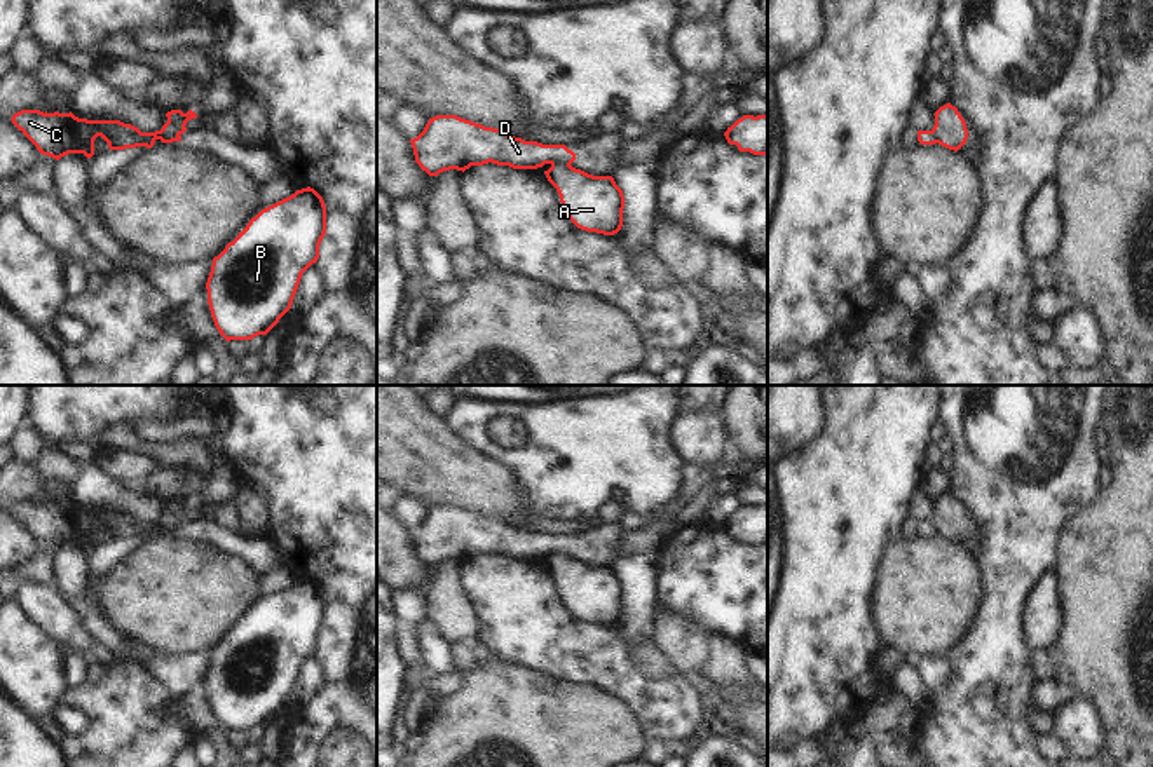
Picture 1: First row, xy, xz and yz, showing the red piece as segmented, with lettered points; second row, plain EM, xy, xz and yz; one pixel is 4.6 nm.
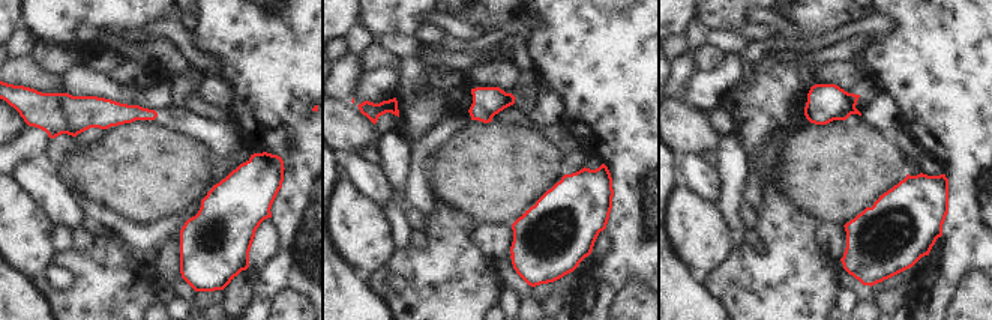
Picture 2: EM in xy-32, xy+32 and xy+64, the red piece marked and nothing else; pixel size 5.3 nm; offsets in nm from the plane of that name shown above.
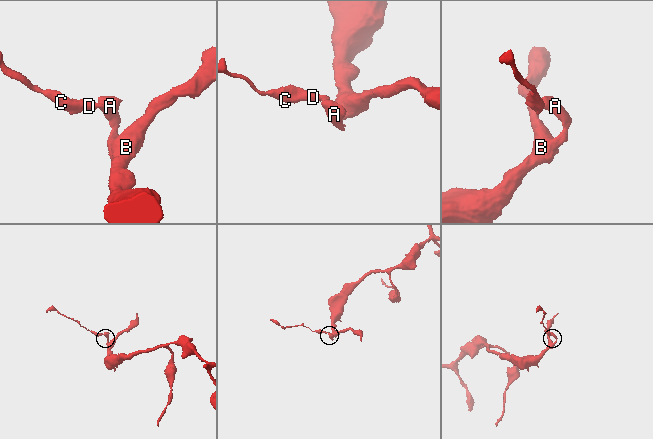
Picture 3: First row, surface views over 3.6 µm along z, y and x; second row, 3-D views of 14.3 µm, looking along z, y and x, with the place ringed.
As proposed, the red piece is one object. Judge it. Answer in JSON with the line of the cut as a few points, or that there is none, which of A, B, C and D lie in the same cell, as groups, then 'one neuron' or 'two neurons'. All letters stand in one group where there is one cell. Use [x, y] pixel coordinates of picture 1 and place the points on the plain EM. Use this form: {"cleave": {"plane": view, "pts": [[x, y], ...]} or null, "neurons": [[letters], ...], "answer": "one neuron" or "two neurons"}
{"cleave": {"plane": "xy", "pts": [[161, 520], [166, 525], [178, 527]]}, "neurons": [["A", "B"], ["C", "D"]], "answer": "two neurons"}

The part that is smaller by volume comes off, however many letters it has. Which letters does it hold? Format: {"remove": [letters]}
{"remove": ["C", "D"]}

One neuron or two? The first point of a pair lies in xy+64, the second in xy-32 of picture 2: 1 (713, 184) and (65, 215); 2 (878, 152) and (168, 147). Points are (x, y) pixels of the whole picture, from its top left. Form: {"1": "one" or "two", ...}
{"1": "one", "2": "one"}

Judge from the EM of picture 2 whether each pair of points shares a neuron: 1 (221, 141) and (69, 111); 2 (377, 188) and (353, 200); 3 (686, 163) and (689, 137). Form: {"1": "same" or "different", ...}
{"1": "same", "2": "different", "3": "different"}

